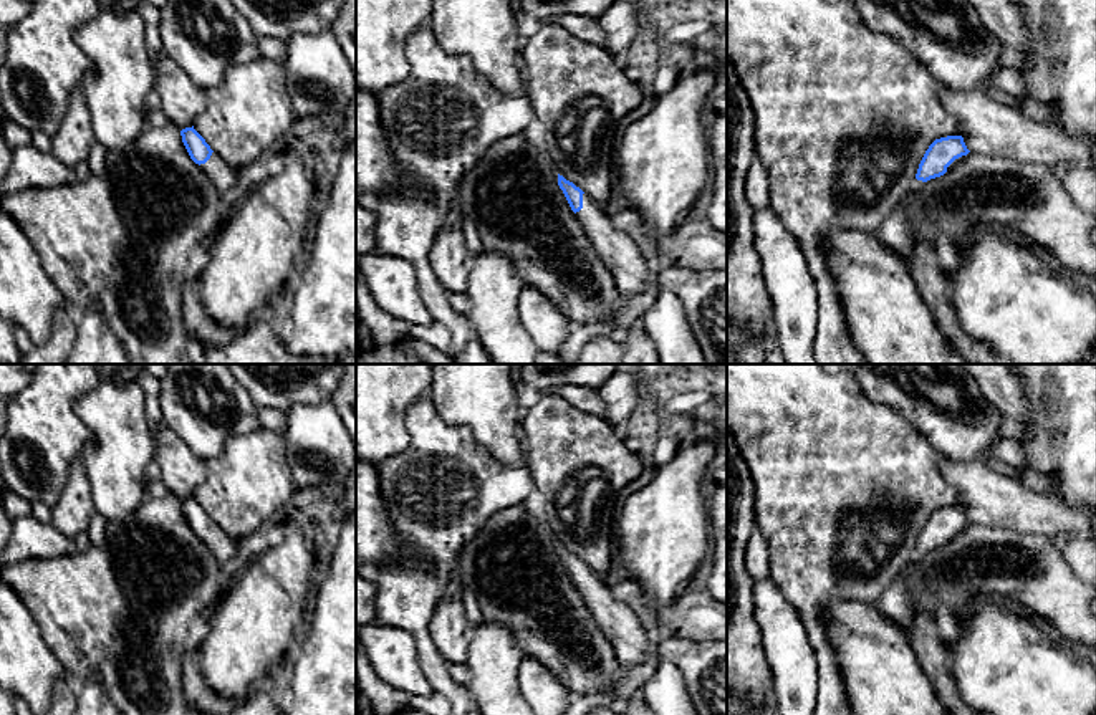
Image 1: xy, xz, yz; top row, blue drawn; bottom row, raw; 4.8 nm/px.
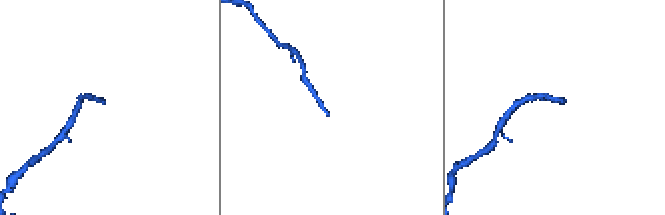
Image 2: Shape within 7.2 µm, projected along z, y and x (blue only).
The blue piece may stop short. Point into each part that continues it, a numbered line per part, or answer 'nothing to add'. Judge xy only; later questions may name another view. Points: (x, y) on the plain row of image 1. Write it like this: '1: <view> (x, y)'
1: xy (224, 548)

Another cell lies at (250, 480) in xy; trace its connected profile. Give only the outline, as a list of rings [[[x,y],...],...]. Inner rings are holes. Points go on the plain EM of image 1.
[[[263,427],[227,439],[222,455],[209,458],[205,468],[207,477],[192,497],[210,520],[237,541],[257,531],[273,513],[288,508],[296,490],[285,435]]]

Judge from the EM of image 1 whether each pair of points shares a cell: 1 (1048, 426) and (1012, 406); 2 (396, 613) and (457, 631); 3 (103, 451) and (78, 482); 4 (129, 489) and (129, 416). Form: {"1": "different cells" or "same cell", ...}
{"1": "different cells", "2": "different cells", "3": "different cells", "4": "same cell"}

